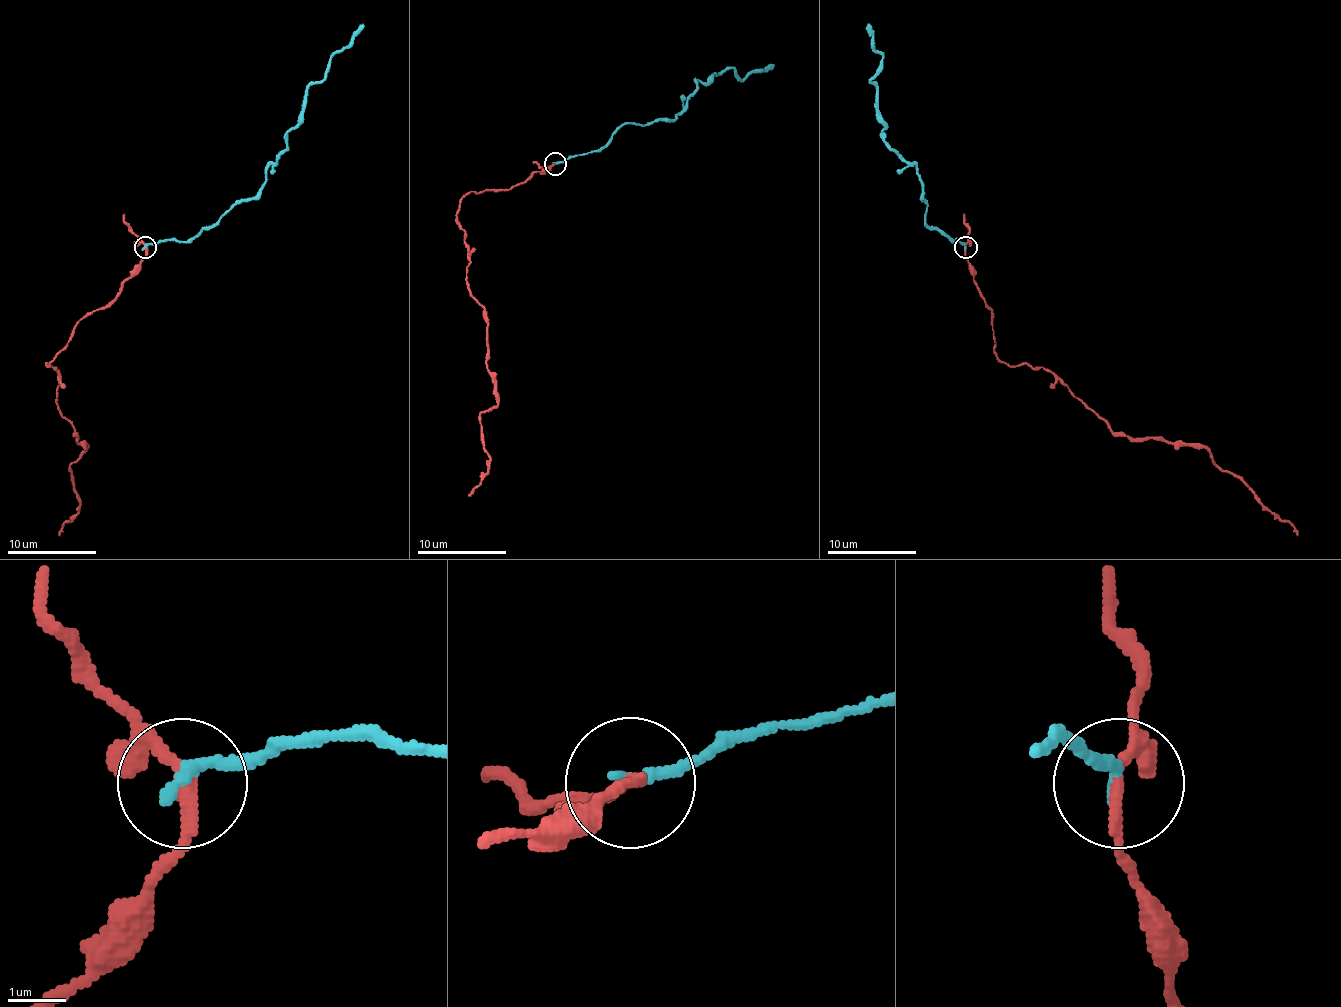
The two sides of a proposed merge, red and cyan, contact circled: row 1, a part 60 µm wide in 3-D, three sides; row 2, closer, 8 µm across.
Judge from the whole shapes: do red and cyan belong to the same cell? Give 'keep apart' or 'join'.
keep apart

